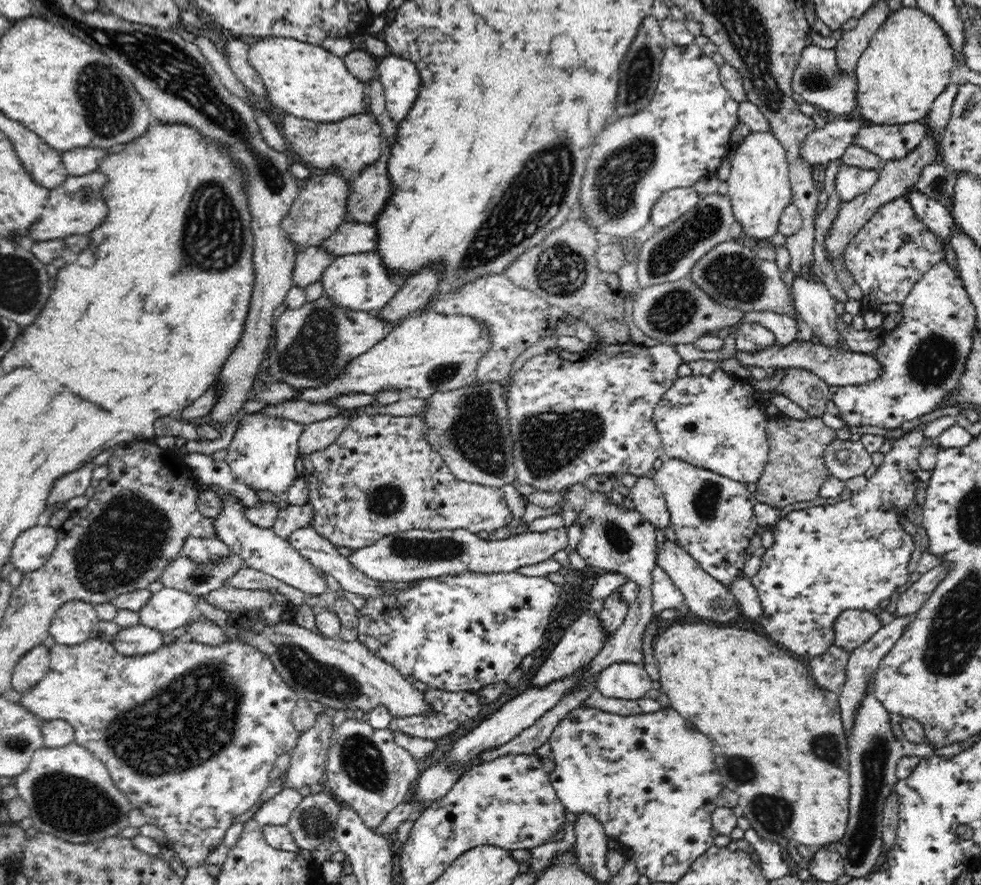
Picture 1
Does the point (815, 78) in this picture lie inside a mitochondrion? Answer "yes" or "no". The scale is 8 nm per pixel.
yes

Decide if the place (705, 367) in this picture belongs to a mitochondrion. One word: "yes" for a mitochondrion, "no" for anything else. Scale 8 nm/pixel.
no

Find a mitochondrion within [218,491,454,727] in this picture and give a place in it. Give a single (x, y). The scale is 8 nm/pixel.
(309, 673)

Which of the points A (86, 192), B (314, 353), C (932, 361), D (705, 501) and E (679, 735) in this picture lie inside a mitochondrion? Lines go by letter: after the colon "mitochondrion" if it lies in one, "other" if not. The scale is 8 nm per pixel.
A: mitochondrion
B: mitochondrion
C: mitochondrion
D: mitochondrion
E: other

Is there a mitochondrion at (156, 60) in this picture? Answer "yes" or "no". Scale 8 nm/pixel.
yes

